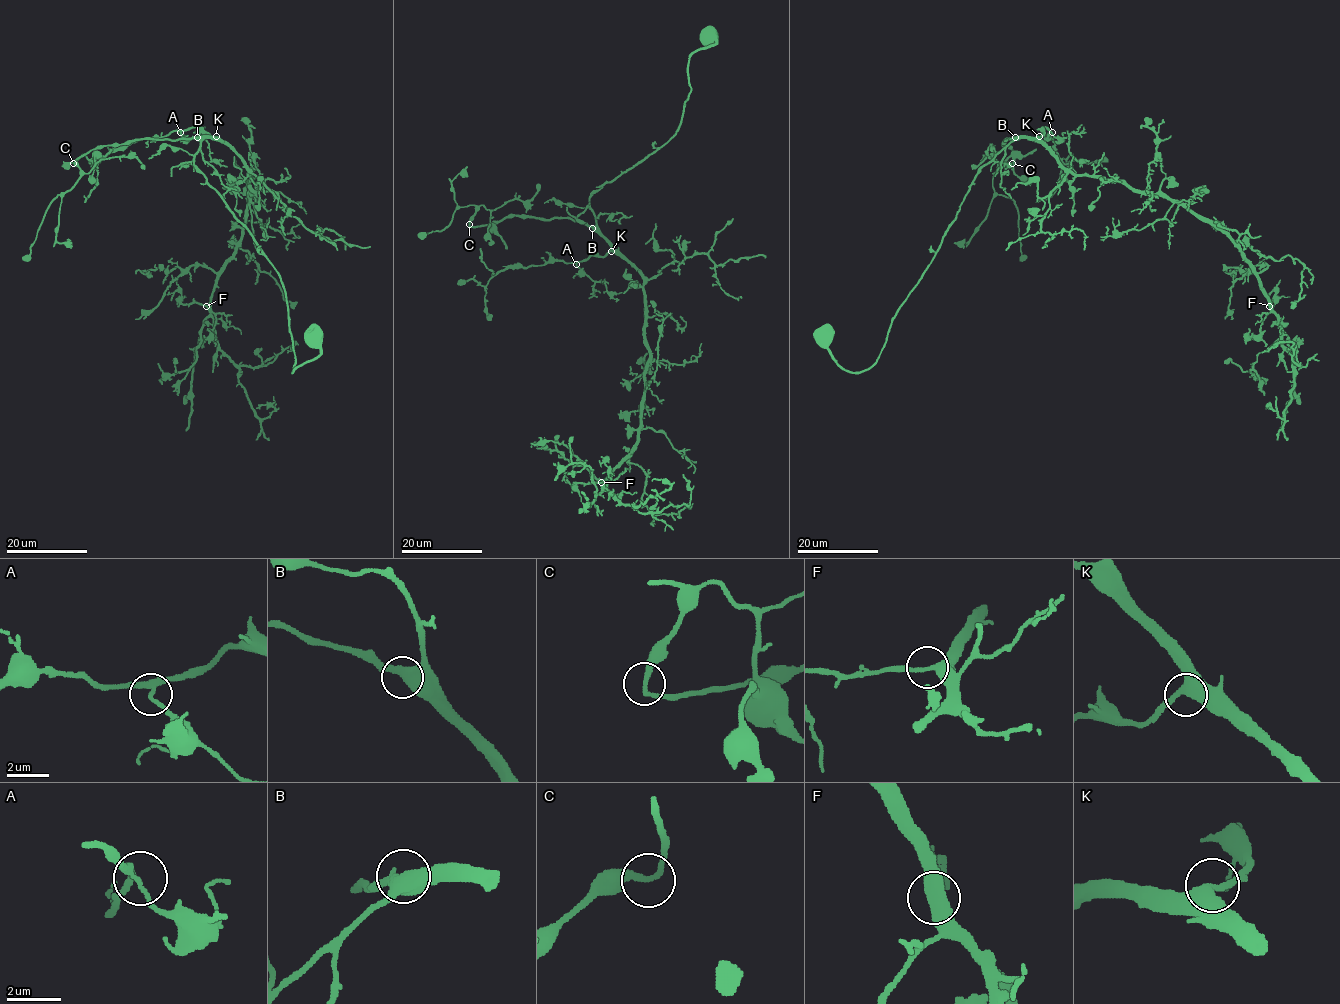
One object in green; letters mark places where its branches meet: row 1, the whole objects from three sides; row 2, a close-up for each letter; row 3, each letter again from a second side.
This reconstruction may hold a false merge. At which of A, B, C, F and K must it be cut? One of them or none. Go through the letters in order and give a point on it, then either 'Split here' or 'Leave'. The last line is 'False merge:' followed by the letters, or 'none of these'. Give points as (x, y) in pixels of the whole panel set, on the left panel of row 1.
A: Place: (180, 132). Leave
B: Place: (197, 137). Leave
C: Place: (73, 163). Leave
F: Place: (206, 306). Leave
K: Place: (216, 136). Leave
False merge: none of these

